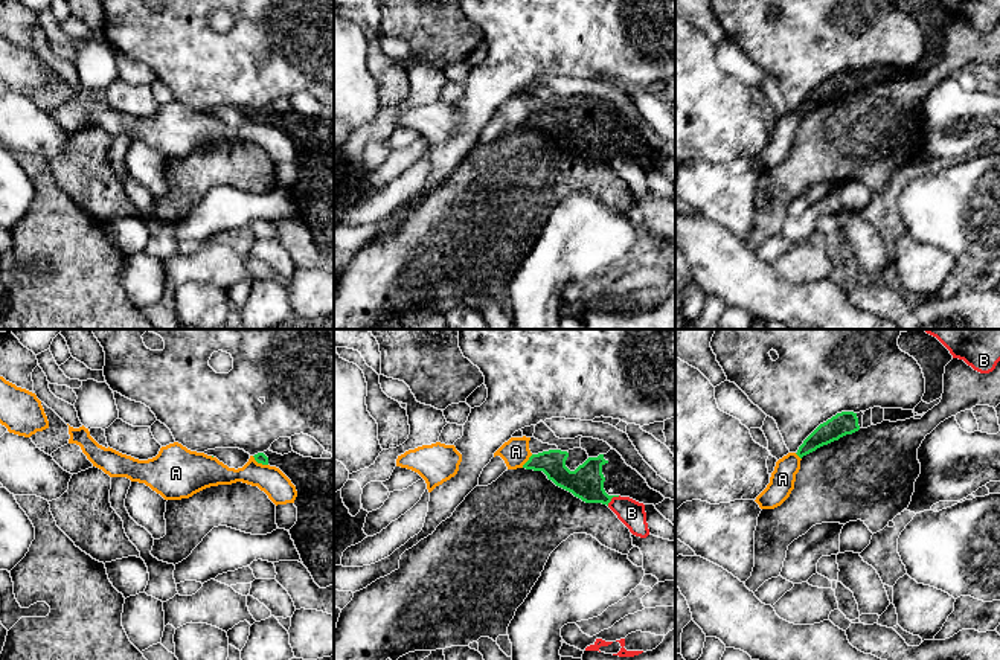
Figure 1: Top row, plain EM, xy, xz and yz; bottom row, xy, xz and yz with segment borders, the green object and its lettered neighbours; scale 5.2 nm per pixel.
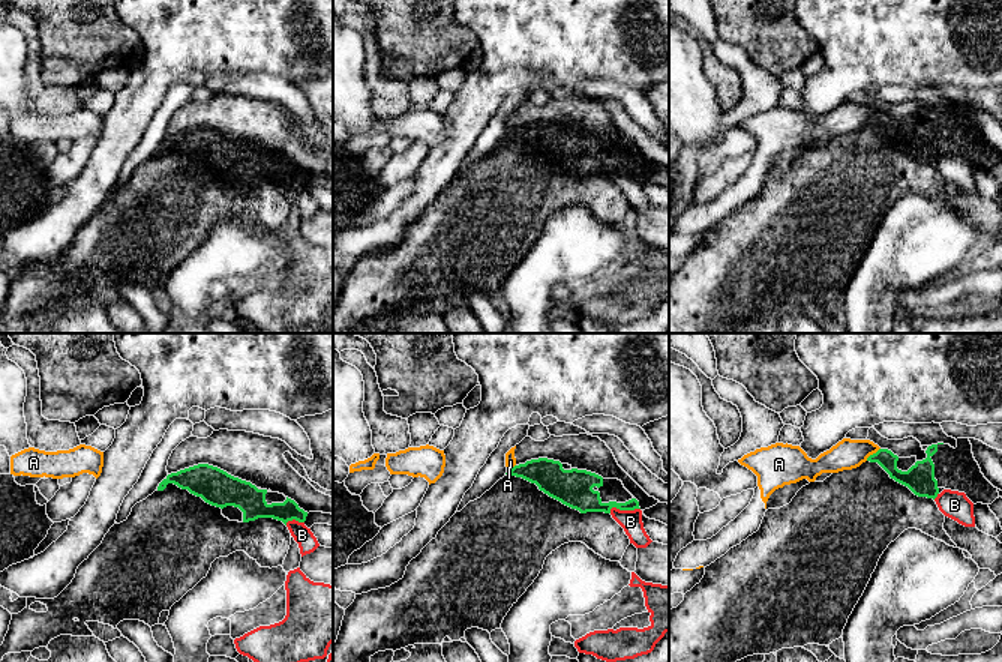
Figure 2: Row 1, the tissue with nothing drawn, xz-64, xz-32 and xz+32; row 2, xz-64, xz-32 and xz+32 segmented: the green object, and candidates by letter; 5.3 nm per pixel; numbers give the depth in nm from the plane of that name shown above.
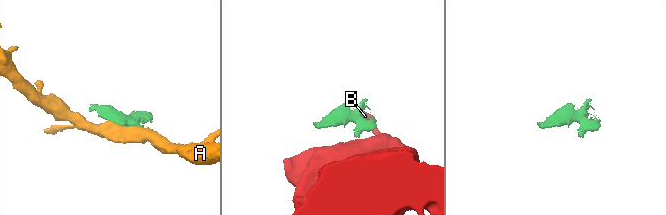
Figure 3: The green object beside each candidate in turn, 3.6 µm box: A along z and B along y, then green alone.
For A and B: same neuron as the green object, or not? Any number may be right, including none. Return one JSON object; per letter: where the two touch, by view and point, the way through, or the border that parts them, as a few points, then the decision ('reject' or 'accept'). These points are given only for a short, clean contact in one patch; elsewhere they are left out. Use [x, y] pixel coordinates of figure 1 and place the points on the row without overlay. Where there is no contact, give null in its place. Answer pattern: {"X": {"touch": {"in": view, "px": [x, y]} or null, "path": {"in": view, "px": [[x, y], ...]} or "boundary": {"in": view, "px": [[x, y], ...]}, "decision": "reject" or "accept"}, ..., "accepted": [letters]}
{"A": {"touch": {"in": "xz", "px": [528, 119]}, "decision": "reject"}, "B": {"touch": {"in": "xz", "px": [612, 156]}, "boundary": {"in": "xz", "px": [[619, 154], [615, 154], [607, 163]]}, "decision": "reject"}, "accepted": []}

